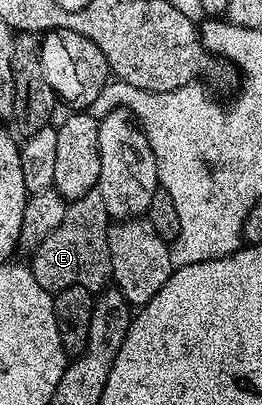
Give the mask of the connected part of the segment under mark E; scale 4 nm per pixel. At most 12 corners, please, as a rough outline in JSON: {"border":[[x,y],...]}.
{"border":[[96,188],[32,251],[39,288],[106,289],[111,219]]}

